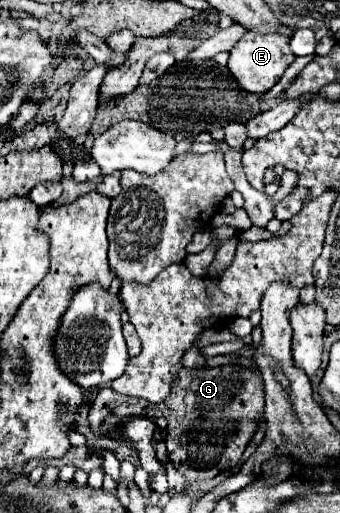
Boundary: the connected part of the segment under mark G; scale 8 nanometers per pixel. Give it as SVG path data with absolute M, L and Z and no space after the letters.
M236 363L220 367L202 367L192 371L182 371L182 379L174 383L170 399L166 403L150 403L138 397L118 395L114 389L104 387L98 391L96 401L90 407L90 425L102 435L116 429L126 417L146 415L150 419L166 417L166 447L168 457L176 467L190 463L198 469L226 471L234 469L252 439L258 421L264 413L264 387L262 375L256 367L240 367Z

